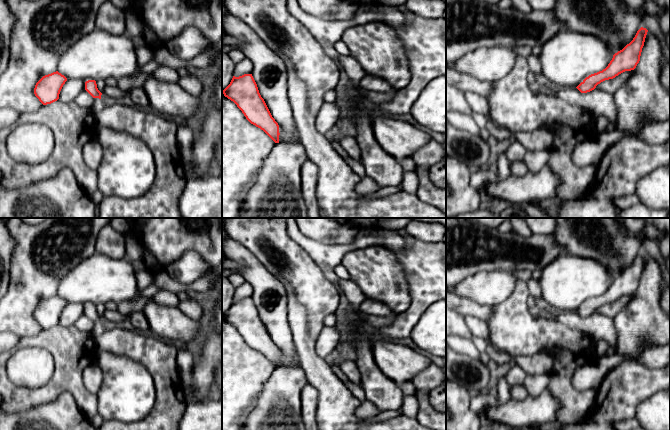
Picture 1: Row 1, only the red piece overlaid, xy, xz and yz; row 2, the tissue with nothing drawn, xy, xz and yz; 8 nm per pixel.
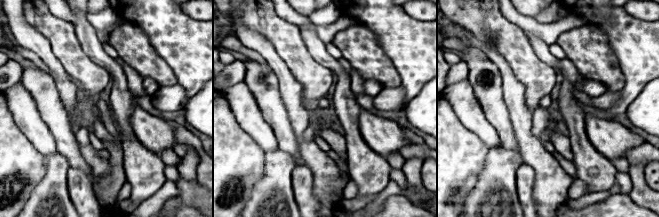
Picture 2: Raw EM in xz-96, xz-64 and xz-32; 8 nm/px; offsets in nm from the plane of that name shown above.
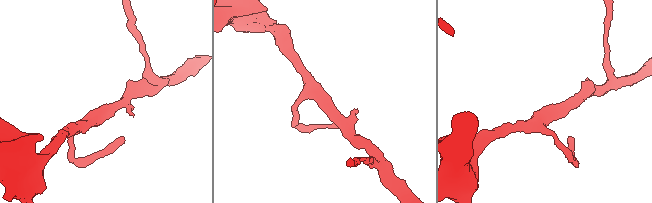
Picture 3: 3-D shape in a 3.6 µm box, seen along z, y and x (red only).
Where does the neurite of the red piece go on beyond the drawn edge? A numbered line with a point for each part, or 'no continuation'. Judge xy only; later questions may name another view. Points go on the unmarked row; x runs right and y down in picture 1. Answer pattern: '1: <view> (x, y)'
1: xy (98, 329)

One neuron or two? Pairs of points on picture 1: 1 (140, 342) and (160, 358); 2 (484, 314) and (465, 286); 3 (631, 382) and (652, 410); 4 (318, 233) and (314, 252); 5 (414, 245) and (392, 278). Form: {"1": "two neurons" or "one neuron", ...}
{"1": "one neuron", "2": "two neurons", "3": "two neurons", "4": "two neurons", "5": "two neurons"}

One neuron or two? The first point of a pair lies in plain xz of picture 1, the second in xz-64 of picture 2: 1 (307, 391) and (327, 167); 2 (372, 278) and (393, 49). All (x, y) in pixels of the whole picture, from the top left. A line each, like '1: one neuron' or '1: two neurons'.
1: two neurons
2: two neurons

